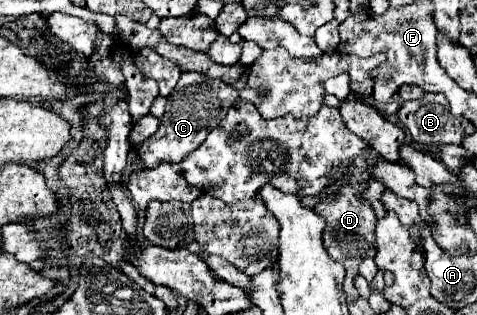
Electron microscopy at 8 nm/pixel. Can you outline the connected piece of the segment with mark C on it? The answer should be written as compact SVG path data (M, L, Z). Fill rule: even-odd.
M183 73L175 91L167 97L167 109L161 117L161 127L145 143L139 145L137 155L145 167L157 167L159 163L179 163L185 155L195 151L205 137L209 127L217 127L227 115L229 107L239 99L239 91L223 83L221 79L211 79L201 73Z

